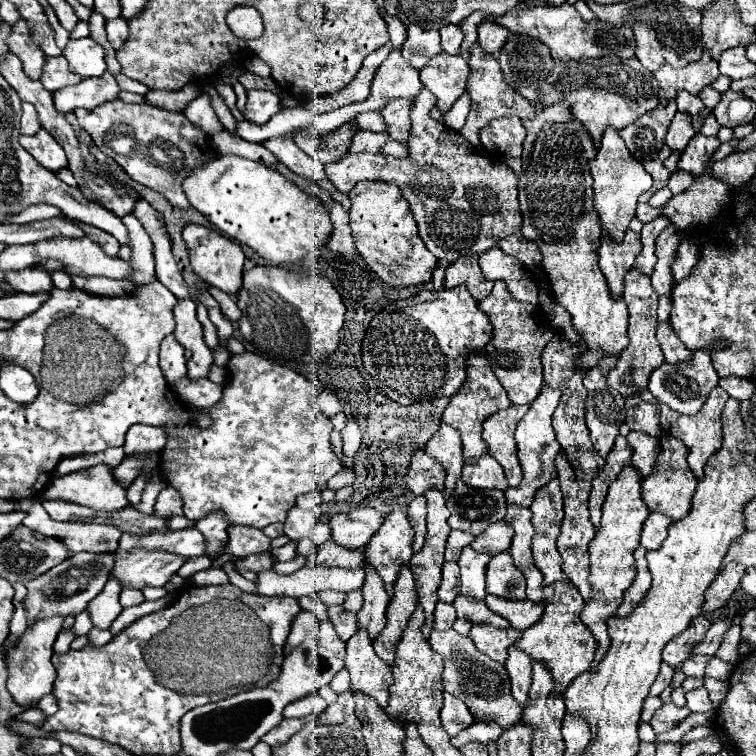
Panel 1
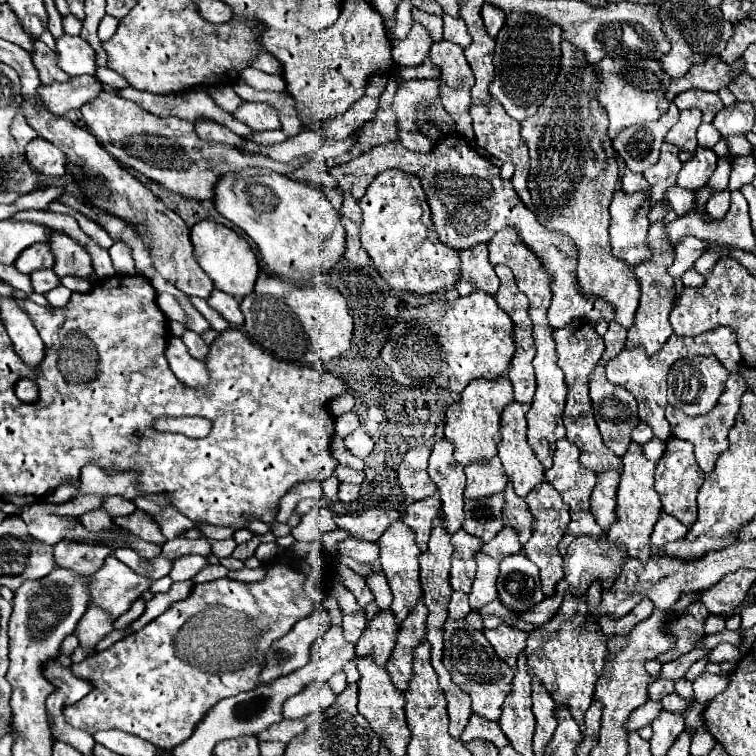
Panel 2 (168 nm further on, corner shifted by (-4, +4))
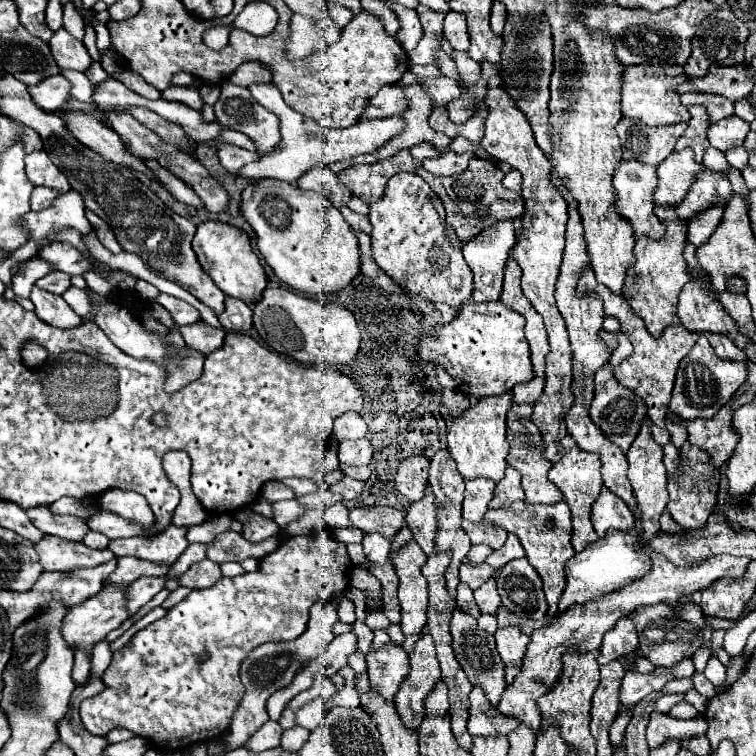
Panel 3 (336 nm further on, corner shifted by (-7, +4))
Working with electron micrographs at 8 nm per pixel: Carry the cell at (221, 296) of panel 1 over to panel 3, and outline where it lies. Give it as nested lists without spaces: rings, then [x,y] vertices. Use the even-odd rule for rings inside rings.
[[[225,298],[225,310],[219,314],[219,322],[227,332],[249,332],[251,330],[251,306],[243,300]]]

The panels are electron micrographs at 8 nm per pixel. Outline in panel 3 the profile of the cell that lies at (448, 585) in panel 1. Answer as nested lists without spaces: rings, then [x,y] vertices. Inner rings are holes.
[[[485,562],[479,564],[479,566],[471,566],[471,564],[461,564],[459,566],[459,580],[463,584],[467,584],[471,590],[477,590],[493,574],[495,574],[495,570],[489,564],[485,564]]]

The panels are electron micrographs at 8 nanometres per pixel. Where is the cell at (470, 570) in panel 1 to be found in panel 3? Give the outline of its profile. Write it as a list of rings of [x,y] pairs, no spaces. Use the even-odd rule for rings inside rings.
[[[493,578],[487,580],[481,588],[475,590],[475,602],[477,602],[477,606],[479,606],[479,610],[483,614],[495,614],[495,610],[501,604],[501,600],[499,600],[499,594],[497,594]]]

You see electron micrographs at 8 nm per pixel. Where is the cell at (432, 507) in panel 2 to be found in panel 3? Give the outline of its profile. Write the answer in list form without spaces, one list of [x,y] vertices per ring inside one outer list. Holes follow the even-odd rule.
[[[427,488],[427,494],[419,500],[419,502],[413,502],[407,510],[407,516],[405,516],[405,522],[407,522],[407,528],[411,530],[413,534],[413,540],[423,548],[423,552],[427,556],[435,554],[435,530],[437,530],[437,510],[435,510],[435,494],[431,494],[431,490]]]

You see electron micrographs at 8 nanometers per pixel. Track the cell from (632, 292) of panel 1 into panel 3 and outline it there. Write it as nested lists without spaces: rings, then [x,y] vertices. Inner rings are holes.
[[[657,206],[657,218],[665,224],[665,236],[661,240],[651,240],[641,236],[635,244],[635,264],[627,274],[627,282],[623,286],[623,298],[631,304],[633,312],[645,322],[649,334],[659,338],[667,326],[679,324],[677,318],[677,294],[681,292],[683,284],[689,280],[687,264],[683,258],[683,246],[687,240],[687,222],[677,218],[673,206]]]

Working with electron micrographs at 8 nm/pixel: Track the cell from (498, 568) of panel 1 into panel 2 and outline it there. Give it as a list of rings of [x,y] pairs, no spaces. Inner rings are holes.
[[[514,554],[500,562],[498,598],[512,612],[532,610],[544,600],[538,568],[524,554]]]

